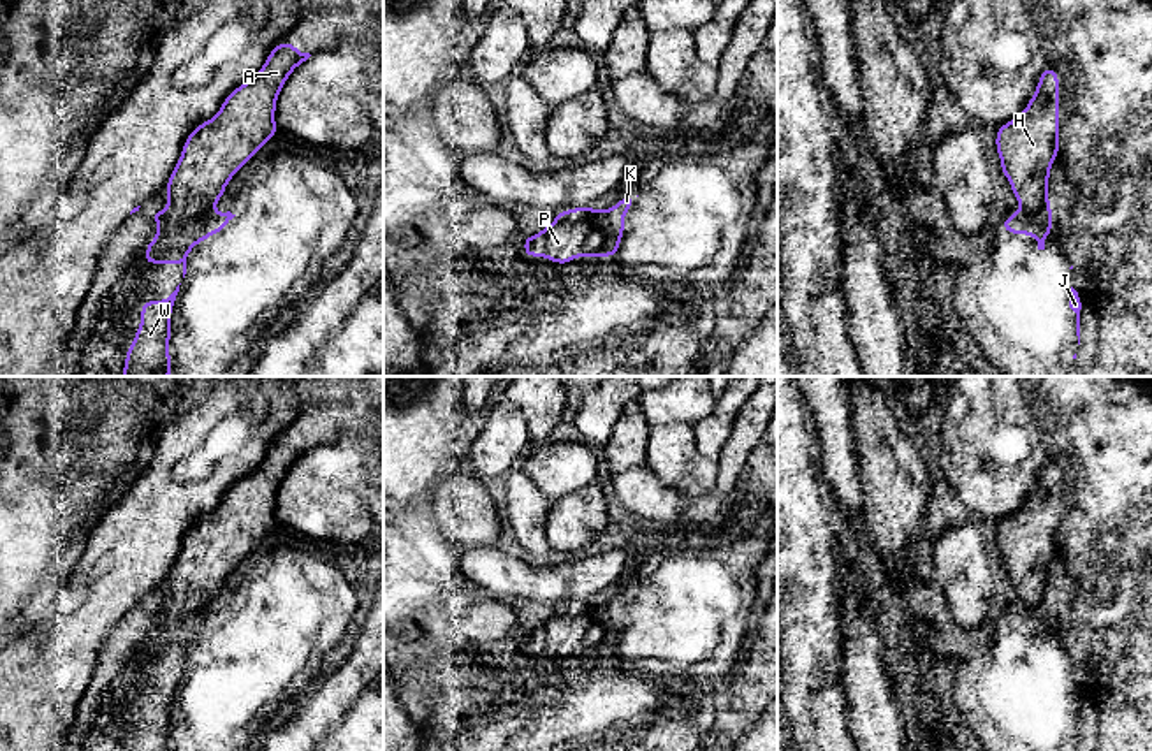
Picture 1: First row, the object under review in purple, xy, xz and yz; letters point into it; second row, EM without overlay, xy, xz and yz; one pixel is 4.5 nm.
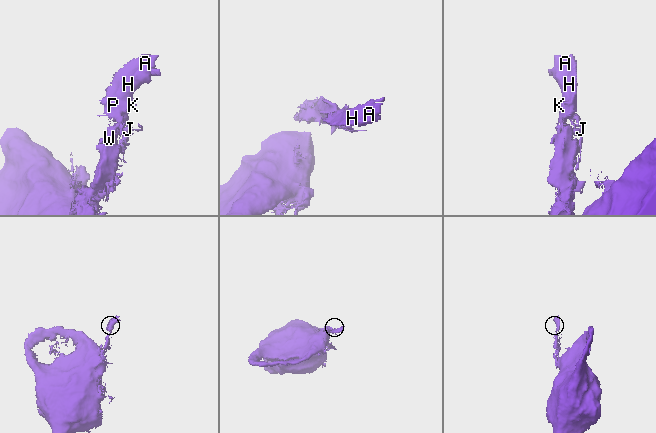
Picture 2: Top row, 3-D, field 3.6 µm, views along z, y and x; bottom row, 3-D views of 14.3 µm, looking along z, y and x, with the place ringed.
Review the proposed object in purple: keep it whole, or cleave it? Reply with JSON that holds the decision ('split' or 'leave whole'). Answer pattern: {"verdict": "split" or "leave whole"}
{"verdict": "split"}

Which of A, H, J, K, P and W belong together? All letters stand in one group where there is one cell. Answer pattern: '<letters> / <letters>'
A H P / J K W

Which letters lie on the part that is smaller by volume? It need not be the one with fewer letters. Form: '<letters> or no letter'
A, H, P

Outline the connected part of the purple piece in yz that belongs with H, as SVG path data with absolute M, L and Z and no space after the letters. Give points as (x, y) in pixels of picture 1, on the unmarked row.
M1046 461L1036 485L1020 510L1001 519L995 529L1001 565L1008 572L1020 603L1008 612L1020 612L1041 633L1052 628L1052 600L1048 594L1050 563L1059 549L1059 468Z

